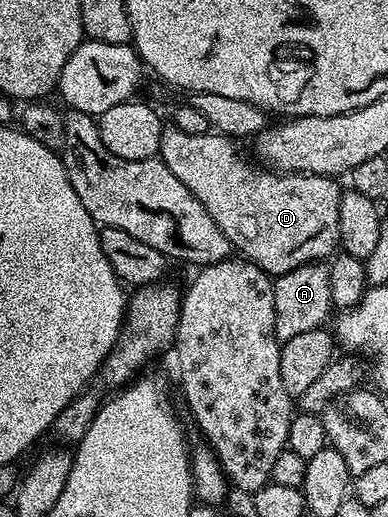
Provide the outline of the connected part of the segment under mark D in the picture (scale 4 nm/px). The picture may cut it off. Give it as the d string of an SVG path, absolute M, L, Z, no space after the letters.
M170 124L163 129L158 154L164 165L172 168L172 176L176 176L176 180L180 180L180 184L184 184L184 188L188 188L188 192L192 192L192 196L196 196L196 200L200 200L200 204L204 204L208 216L212 216L212 220L220 228L220 232L224 232L224 236L230 242L231 247L247 262L256 263L265 274L277 276L284 272L292 272L292 268L306 266L309 262L322 262L329 259L340 246L338 229L340 228L340 200L342 199L343 191L341 189L338 190L337 184L334 183L337 181L333 177L324 174L288 174L263 168L257 161L251 160L249 162L238 151L237 145L239 143L233 137L226 137L226 135L221 133L211 132L200 136L188 136L188 132L180 132L174 125Z

